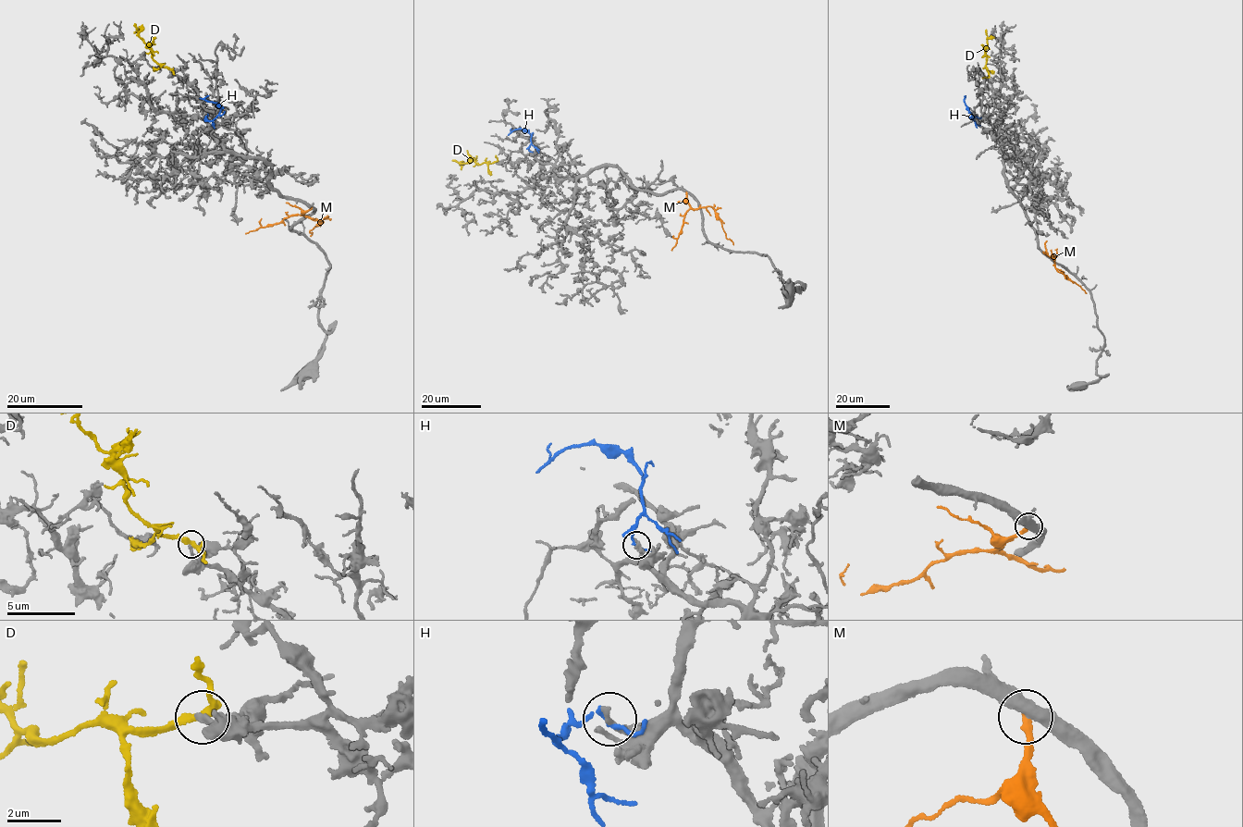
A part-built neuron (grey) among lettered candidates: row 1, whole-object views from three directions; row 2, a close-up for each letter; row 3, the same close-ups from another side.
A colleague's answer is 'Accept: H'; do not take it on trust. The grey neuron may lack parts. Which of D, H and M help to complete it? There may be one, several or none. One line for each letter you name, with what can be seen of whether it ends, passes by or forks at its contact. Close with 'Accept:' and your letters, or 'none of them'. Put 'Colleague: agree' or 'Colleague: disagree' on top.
Colleague: disagree
D: it passes by
Accept: D

